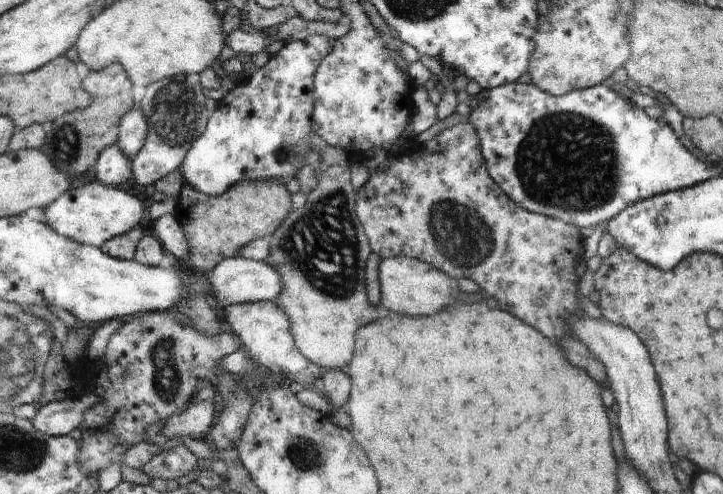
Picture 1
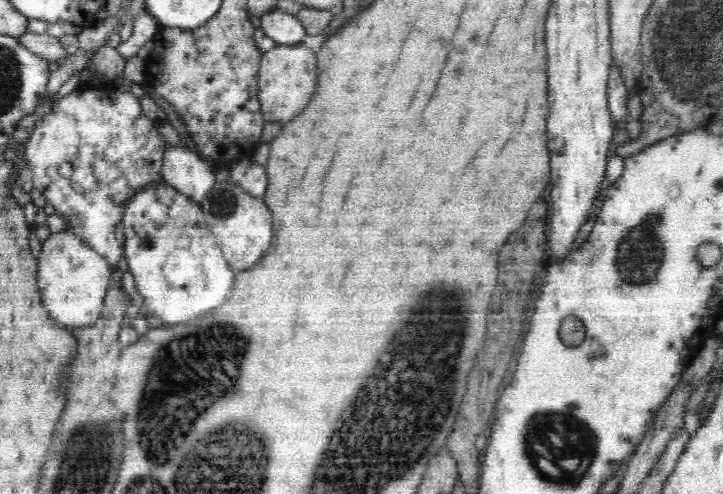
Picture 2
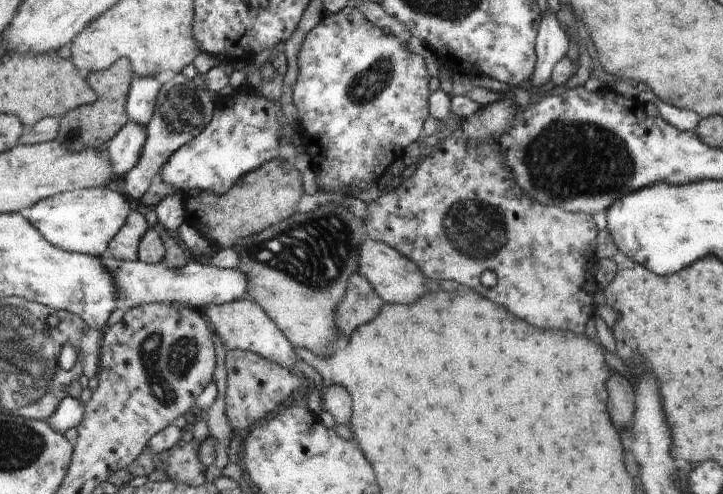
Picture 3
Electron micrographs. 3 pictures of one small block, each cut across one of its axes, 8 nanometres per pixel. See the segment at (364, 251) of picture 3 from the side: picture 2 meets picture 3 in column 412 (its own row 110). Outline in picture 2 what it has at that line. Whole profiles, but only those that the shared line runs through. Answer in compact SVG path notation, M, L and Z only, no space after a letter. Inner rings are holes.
M276 45L263 53L258 78L259 110L264 121L288 122L310 102L318 78L318 59L308 46Z

